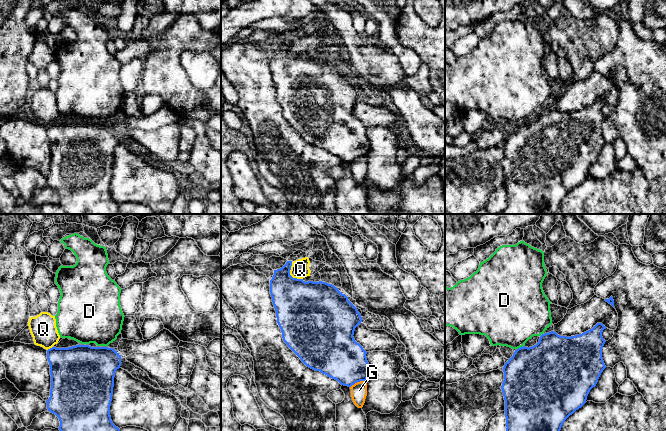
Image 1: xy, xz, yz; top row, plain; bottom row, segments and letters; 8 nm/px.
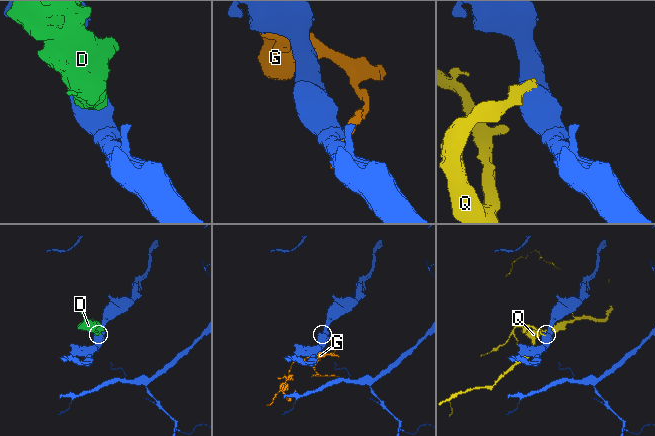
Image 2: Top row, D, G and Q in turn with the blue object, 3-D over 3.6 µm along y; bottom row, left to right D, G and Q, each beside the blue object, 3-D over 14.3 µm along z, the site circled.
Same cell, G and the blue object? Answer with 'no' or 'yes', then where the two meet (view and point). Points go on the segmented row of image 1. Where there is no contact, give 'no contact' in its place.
no; meets blue in xz at (357, 381)

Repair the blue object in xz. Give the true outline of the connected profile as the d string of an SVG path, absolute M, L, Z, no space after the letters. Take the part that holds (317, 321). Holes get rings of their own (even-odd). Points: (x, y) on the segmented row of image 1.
M287 261L282 268L274 270L270 280L270 294L283 341L307 367L320 371L337 380L341 385L351 387L357 382L366 381L370 373L367 352L353 337L355 328L362 322L361 314L348 297L334 285L322 281L305 282L303 279L293 278L290 275L291 266L292 261Z

